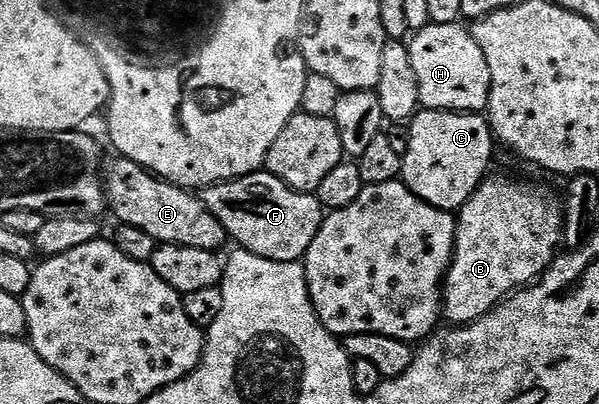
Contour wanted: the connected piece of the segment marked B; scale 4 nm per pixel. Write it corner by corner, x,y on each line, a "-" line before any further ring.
485,177
479,188
472,193
470,200
460,207
456,220
456,247
452,249
452,262
448,265
448,275
444,277
442,287
442,314
445,319
449,318
449,323
456,326
467,326
470,322
476,322
482,316
489,314
496,306
500,305
505,298
516,293
517,290
531,286
539,279
540,275
552,265
562,246
562,235
564,232
564,208
562,198
559,193
555,194
548,186
539,186
536,182
519,182
516,178
492,178

